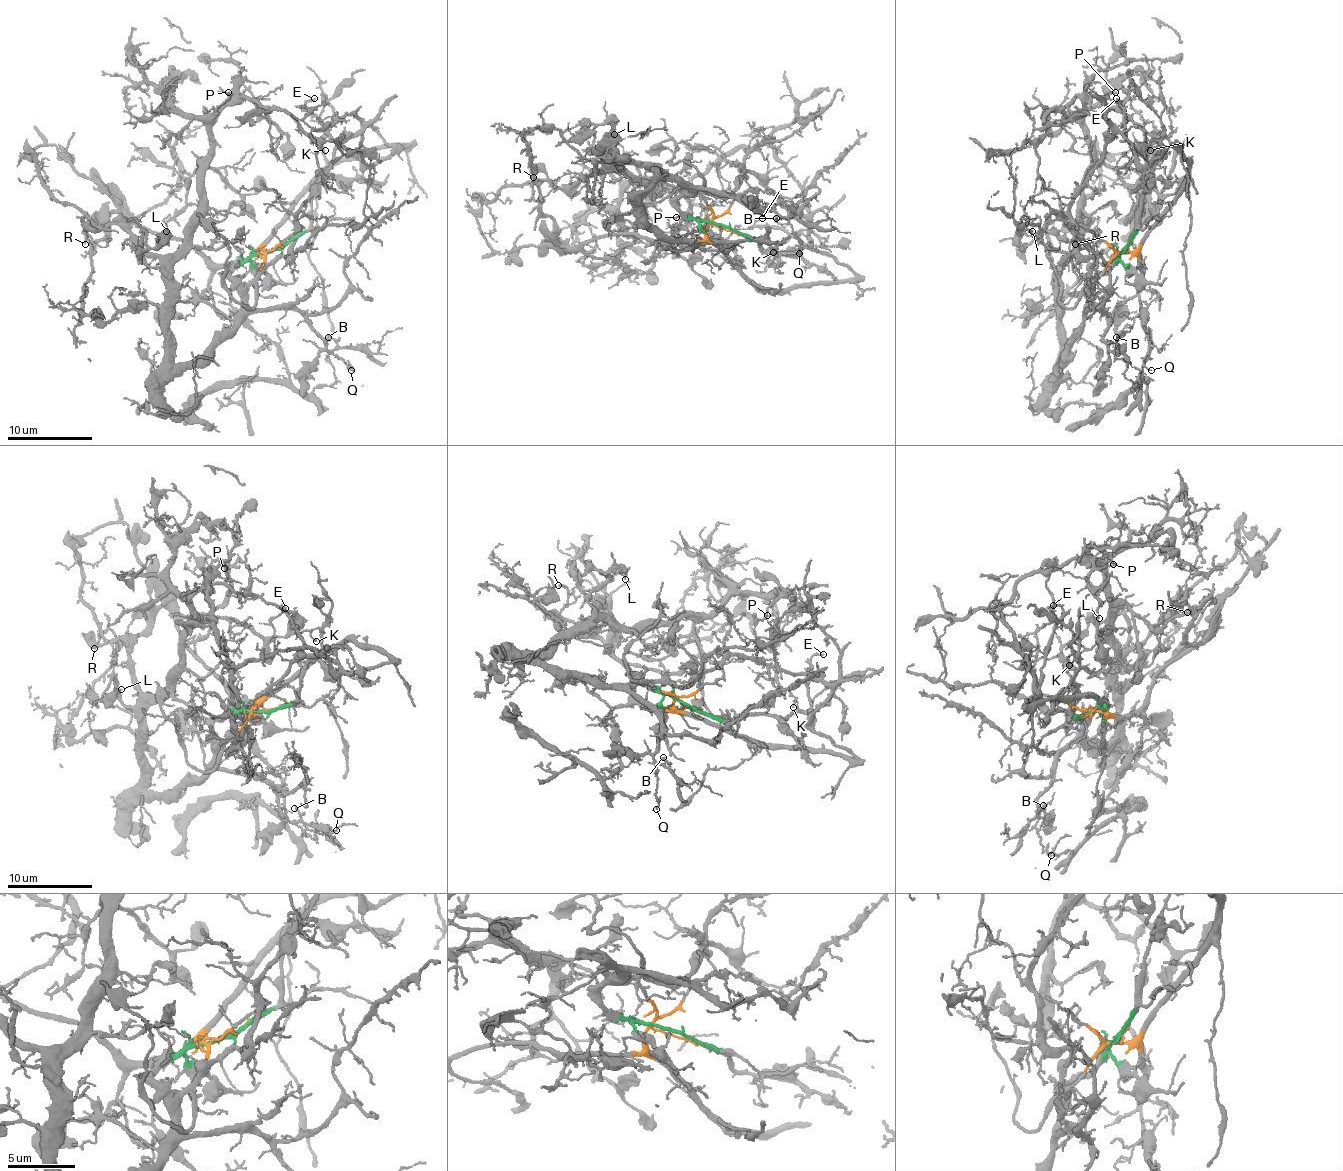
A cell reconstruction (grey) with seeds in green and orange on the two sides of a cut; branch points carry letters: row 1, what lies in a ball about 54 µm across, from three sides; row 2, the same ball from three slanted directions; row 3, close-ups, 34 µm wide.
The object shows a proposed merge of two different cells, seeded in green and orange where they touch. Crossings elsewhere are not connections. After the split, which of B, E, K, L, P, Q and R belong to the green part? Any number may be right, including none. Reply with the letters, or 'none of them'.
B, K, L, P, Q

